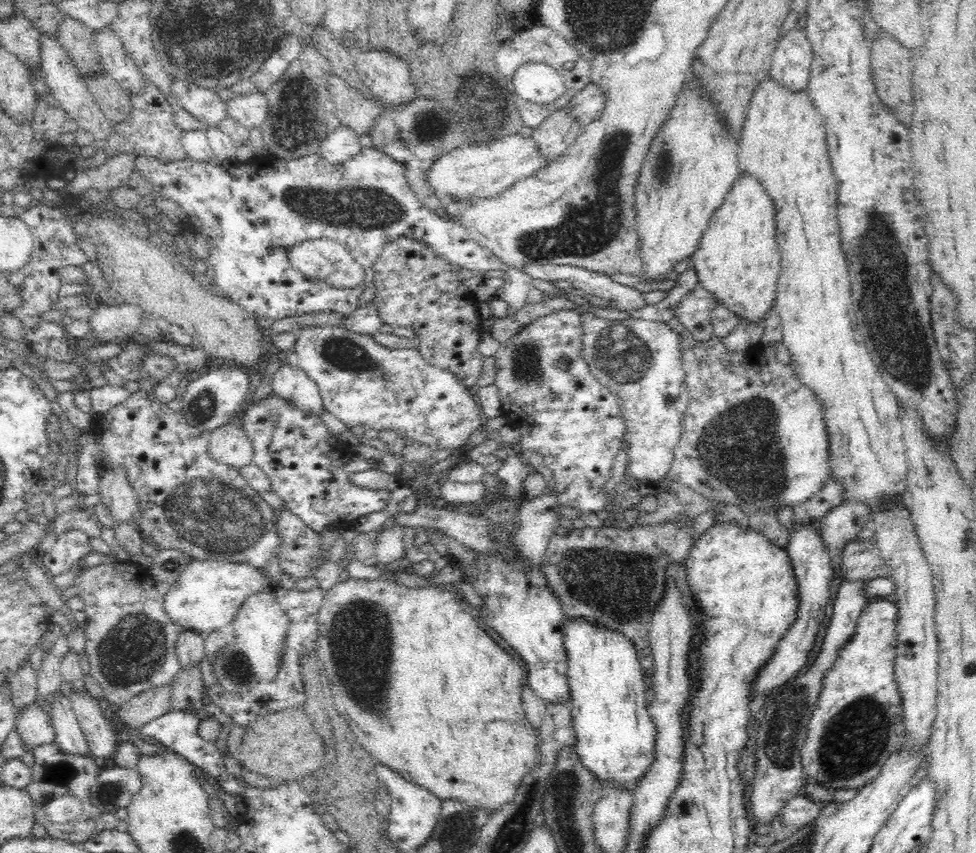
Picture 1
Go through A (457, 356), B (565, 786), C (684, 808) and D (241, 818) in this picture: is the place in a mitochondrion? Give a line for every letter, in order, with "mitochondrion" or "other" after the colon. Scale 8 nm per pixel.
A: other
B: mitochondrion
C: other
D: other

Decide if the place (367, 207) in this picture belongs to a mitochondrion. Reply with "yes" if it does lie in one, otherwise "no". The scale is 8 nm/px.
yes

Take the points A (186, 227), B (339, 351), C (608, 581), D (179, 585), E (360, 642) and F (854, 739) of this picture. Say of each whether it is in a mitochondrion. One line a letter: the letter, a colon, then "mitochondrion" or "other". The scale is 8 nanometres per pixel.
A: other
B: mitochondrion
C: mitochondrion
D: other
E: mitochondrion
F: mitochondrion

